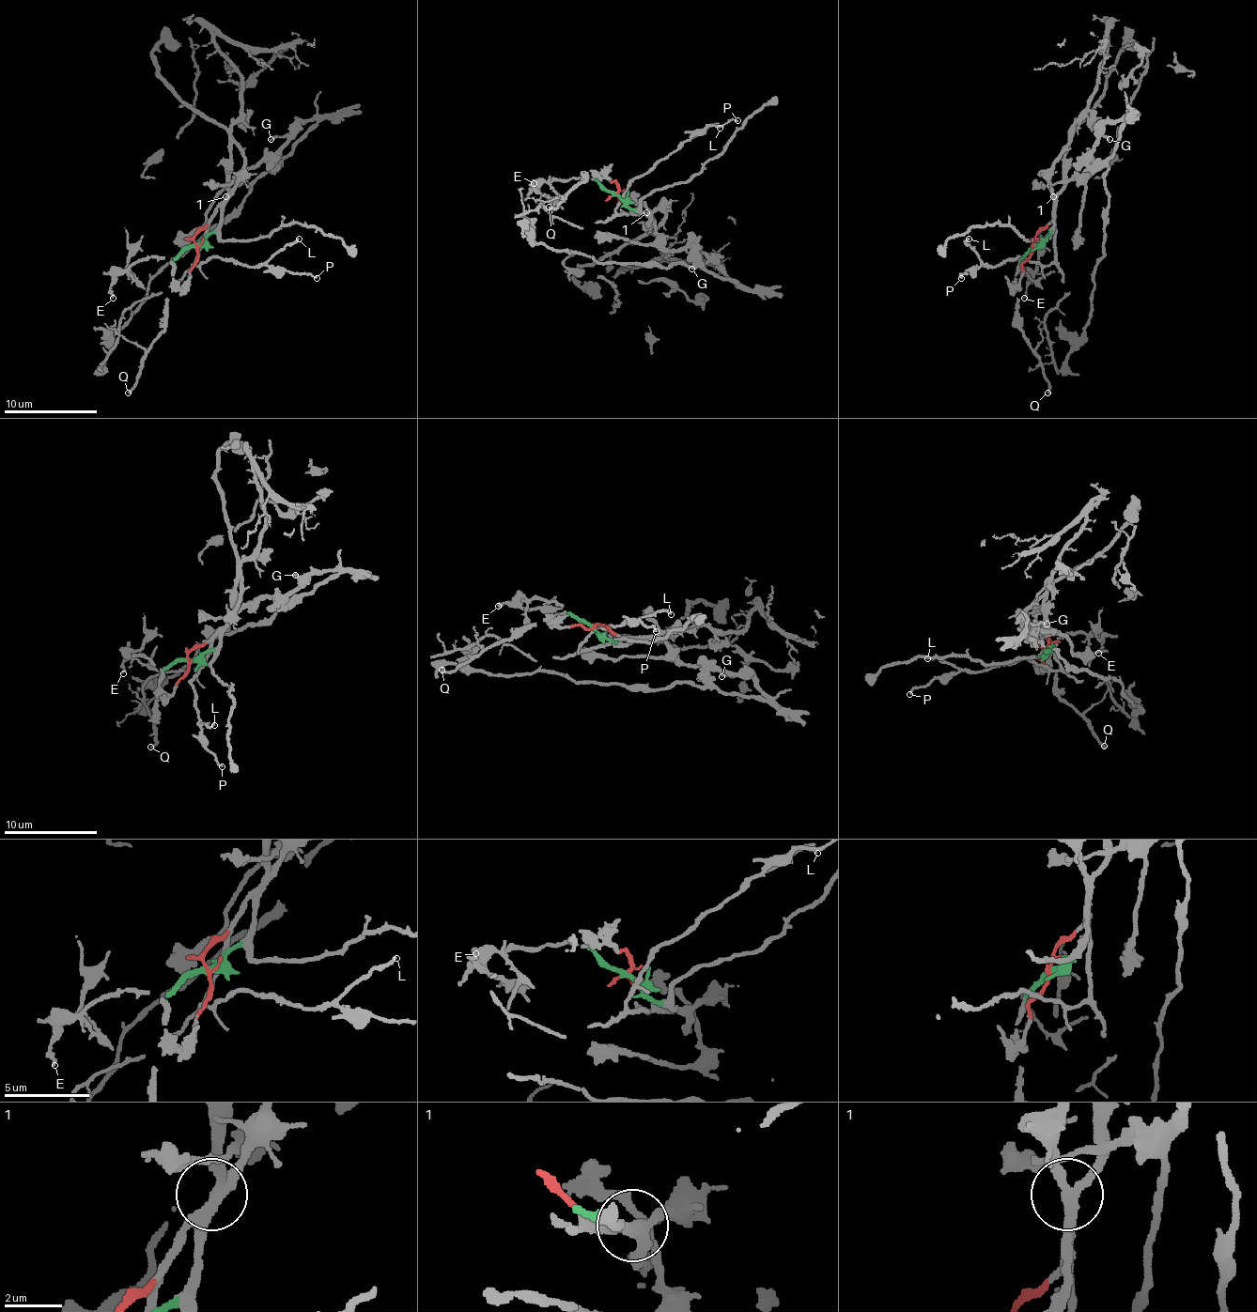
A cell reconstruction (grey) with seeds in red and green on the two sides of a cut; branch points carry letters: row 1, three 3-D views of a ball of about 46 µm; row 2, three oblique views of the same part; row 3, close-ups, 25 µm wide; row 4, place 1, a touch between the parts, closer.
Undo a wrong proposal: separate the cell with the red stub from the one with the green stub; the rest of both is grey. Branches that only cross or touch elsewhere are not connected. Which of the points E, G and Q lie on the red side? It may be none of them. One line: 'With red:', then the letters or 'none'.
With red: G

